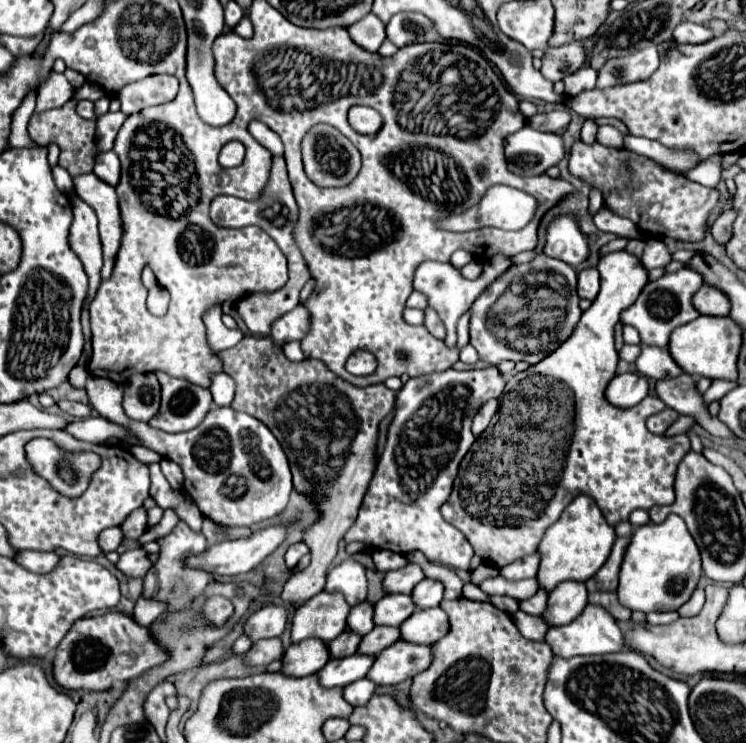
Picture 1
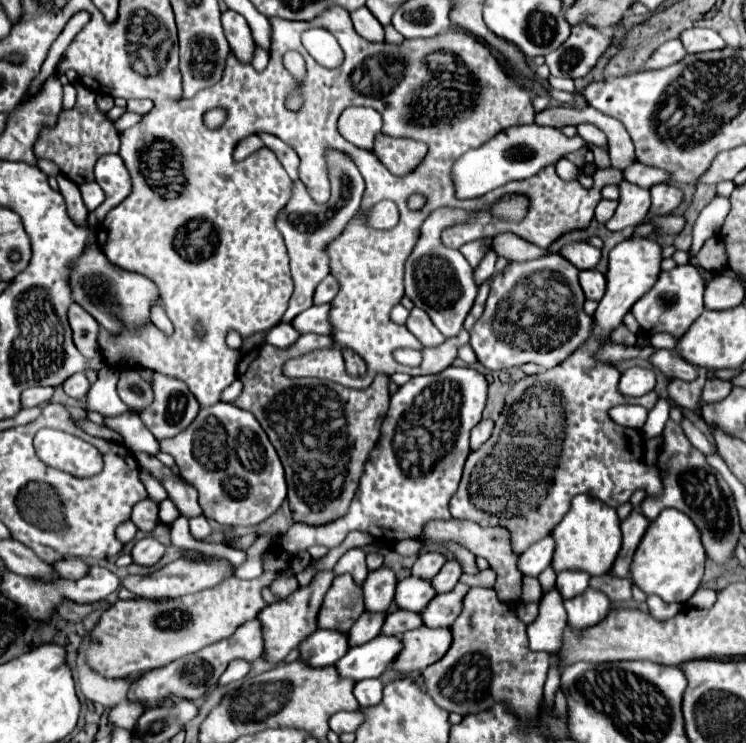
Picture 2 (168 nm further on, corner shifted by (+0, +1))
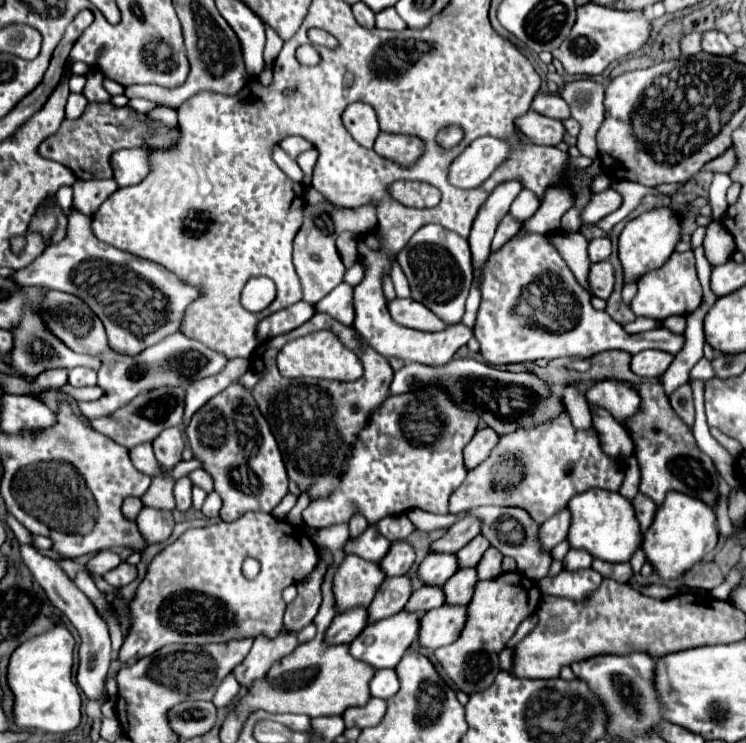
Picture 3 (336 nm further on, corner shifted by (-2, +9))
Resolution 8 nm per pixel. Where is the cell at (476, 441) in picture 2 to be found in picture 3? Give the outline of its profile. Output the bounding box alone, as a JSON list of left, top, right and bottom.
[464,428,498,470]

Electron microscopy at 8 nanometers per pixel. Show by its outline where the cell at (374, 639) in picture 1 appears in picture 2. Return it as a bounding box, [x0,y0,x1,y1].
[380,610,422,636]

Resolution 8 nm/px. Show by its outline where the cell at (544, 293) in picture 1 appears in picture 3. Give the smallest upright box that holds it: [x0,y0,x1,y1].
[474,234,684,364]

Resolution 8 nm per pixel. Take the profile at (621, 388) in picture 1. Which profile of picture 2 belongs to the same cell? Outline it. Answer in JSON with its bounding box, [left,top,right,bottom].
[618,368,656,396]

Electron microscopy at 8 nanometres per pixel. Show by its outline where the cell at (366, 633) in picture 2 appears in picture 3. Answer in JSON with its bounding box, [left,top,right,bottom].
[368,576,412,624]

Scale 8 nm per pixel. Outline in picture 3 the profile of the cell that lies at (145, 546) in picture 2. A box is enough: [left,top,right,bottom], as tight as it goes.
[136,506,174,544]

